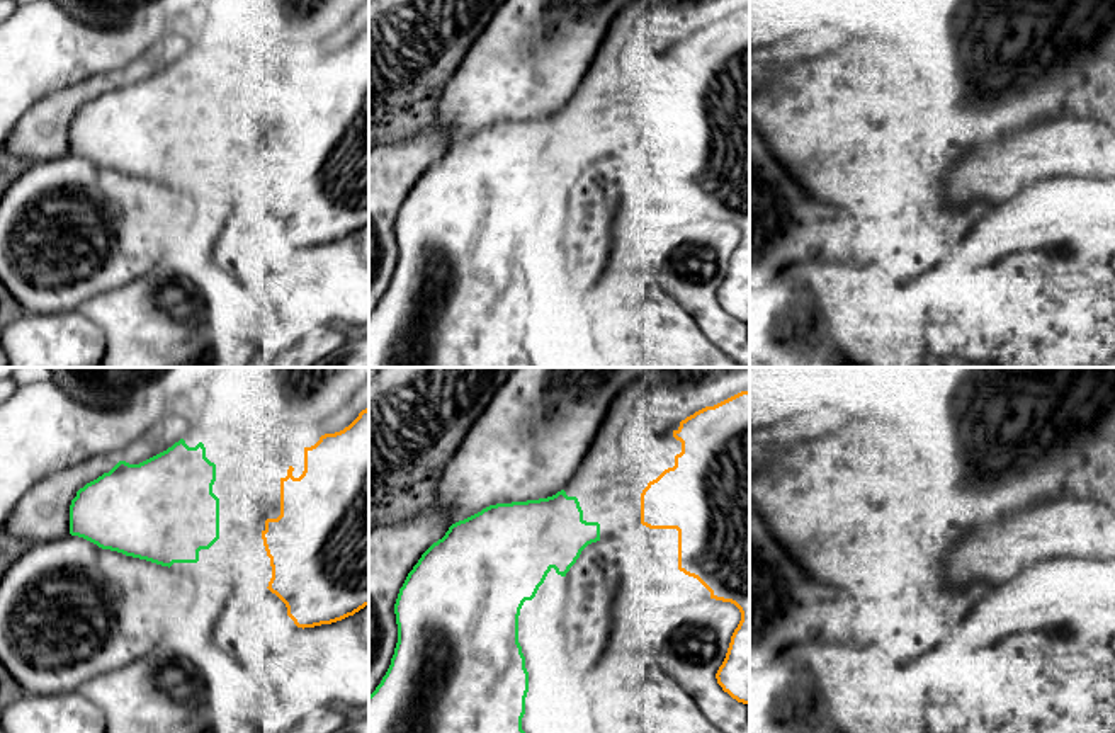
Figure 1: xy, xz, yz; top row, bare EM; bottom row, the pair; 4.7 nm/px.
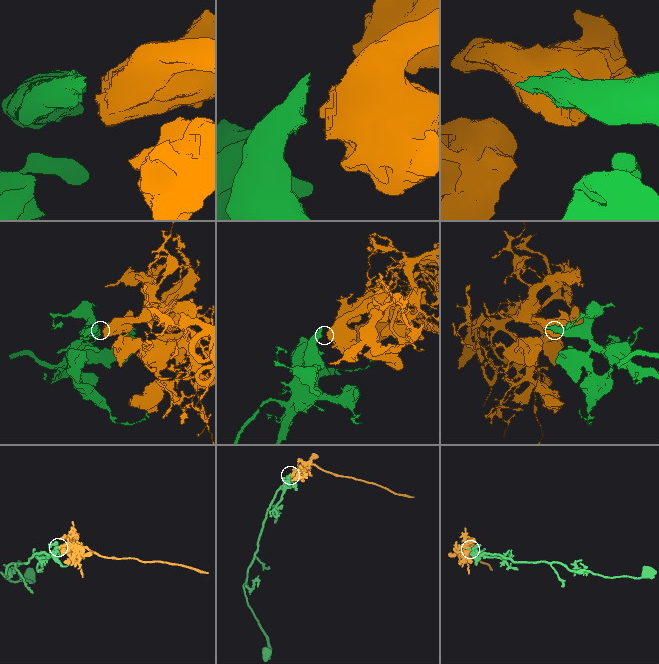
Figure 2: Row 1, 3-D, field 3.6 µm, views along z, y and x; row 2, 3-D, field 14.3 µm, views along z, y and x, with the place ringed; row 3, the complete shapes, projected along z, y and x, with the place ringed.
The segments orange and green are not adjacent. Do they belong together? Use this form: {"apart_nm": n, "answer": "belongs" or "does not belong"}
{"apart_nm": 200, "answer": "belongs"}

